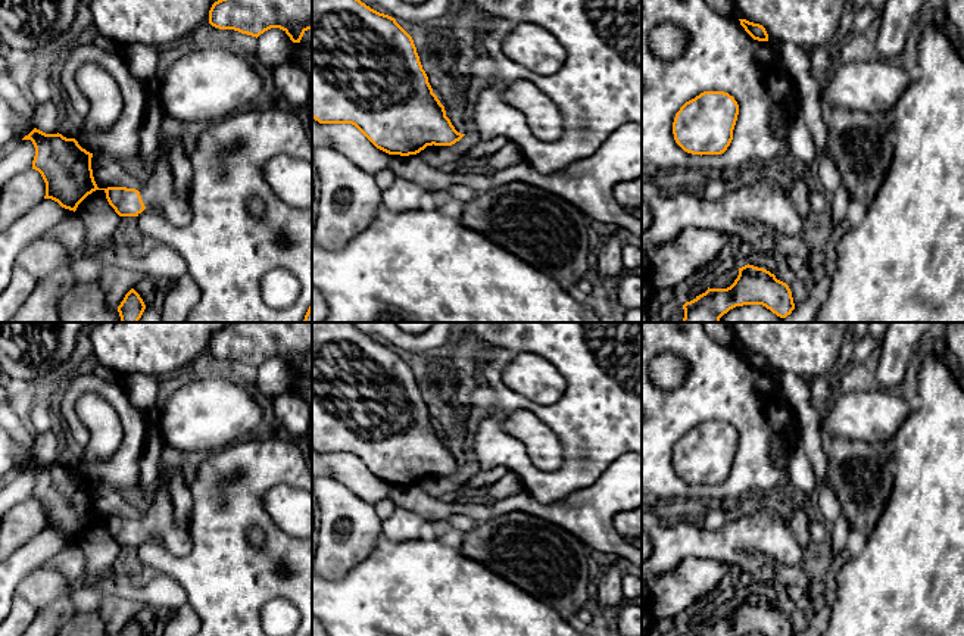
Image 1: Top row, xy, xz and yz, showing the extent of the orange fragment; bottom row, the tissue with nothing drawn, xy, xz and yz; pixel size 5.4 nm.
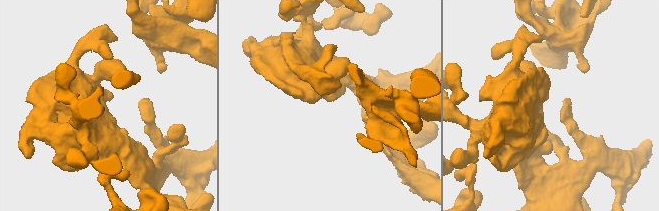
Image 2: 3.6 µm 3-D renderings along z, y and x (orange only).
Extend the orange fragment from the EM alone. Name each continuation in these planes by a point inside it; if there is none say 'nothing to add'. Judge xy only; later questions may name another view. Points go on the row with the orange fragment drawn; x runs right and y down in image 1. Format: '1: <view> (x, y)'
1: xy (159, 189)

